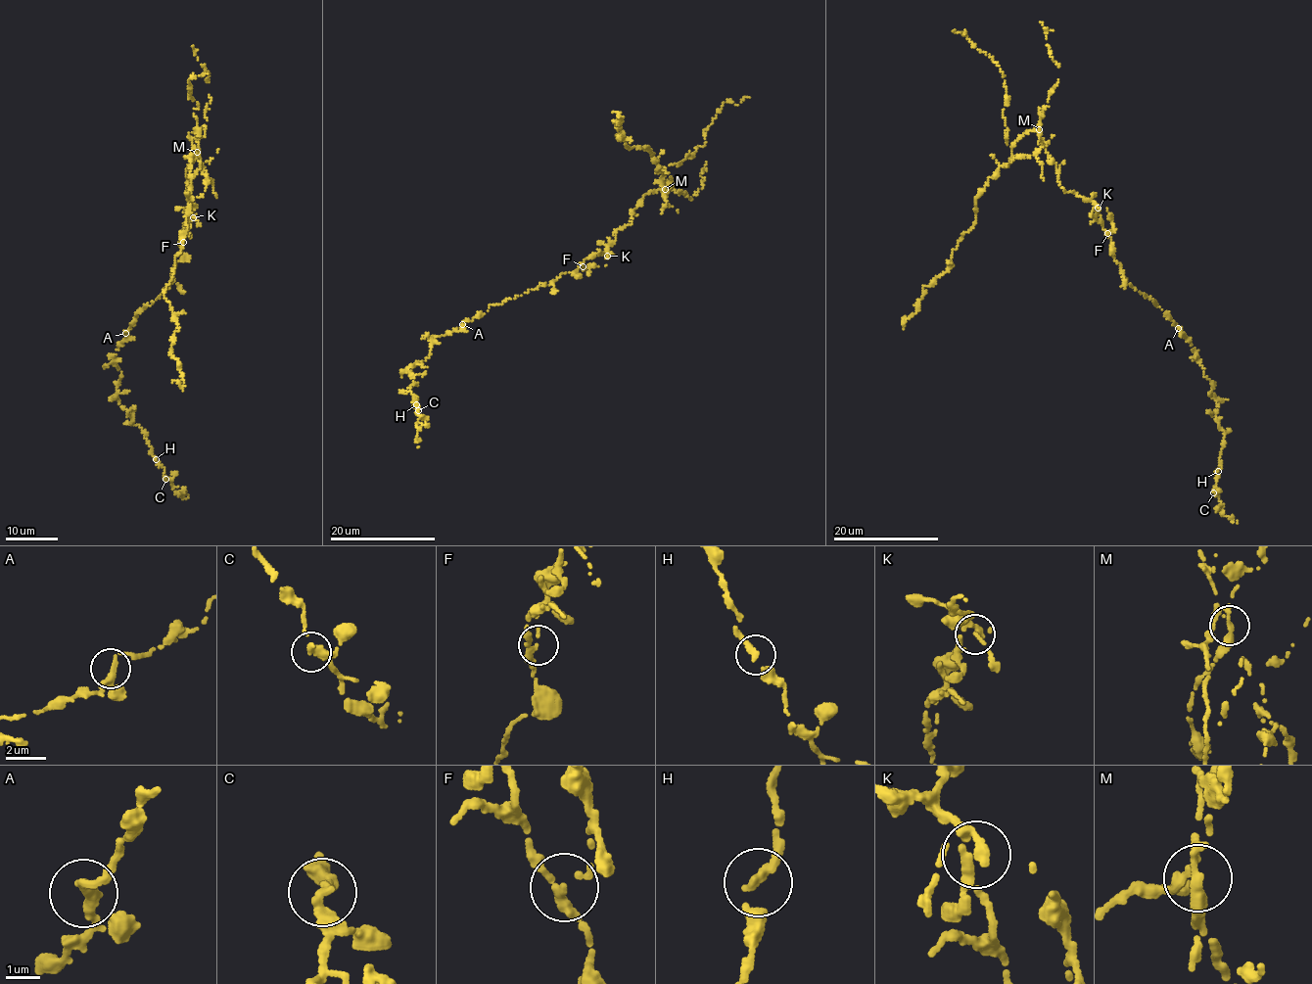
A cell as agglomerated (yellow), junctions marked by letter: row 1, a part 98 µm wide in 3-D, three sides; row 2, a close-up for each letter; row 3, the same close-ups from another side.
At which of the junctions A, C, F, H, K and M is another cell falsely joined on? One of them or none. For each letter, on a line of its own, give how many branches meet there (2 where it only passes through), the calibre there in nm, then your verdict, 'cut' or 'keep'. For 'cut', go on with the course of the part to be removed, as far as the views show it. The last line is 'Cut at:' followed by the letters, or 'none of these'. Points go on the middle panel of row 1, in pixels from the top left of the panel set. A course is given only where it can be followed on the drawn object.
A: 2 | 280 nm | keep
C: 2 | 280 nm | keep
F: 2 | 280 nm | keep
H: 2 | 260 nm | keep
K: 2 | 240 nm | keep
M: 2 | 280 nm | cut | (666, 189), (647, 148), (629, 150), (617, 136), (624, 134), (614, 121), (622, 117), (612, 112)
Cut at: M

